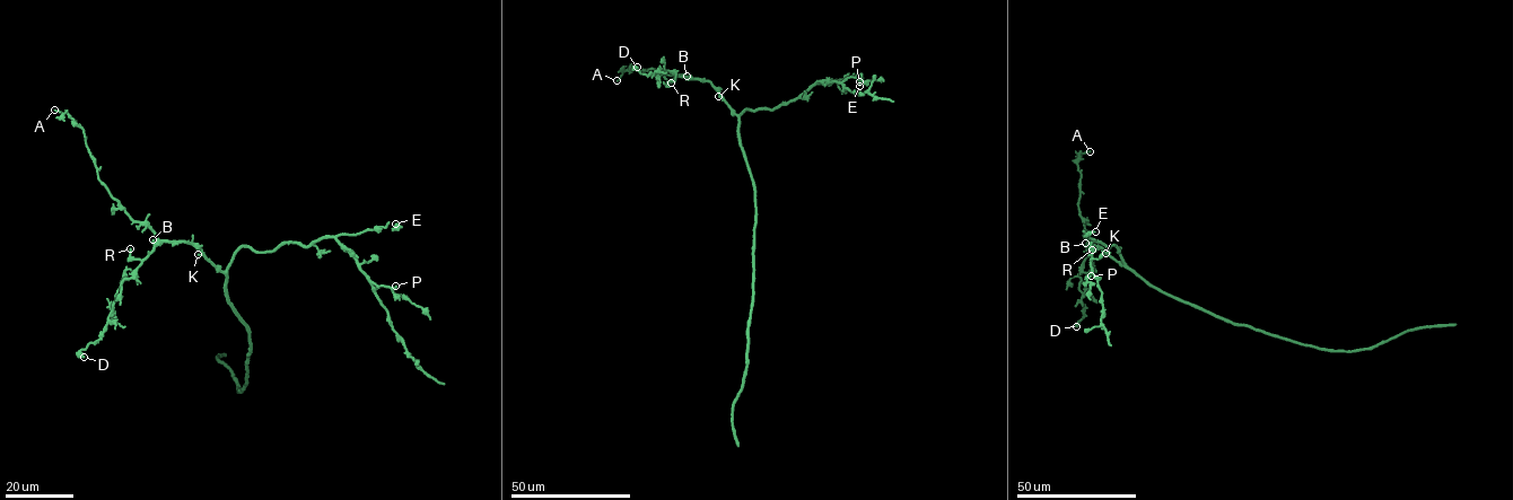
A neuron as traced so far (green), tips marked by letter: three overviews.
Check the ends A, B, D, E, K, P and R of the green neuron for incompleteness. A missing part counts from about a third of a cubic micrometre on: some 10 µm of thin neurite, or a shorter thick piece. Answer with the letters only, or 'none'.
none

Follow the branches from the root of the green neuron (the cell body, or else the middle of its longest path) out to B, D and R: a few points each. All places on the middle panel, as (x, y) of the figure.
B: (748, 166), (741, 145), (737, 115), (708, 81), (687, 76)
D: (748, 166), (740, 141), (738, 117), (708, 81), (680, 76), (664, 69), (641, 73), (637, 67)
R: (748, 166), (740, 141), (738, 117), (718, 90), (708, 81), (684, 76), (678, 76), (671, 82)

